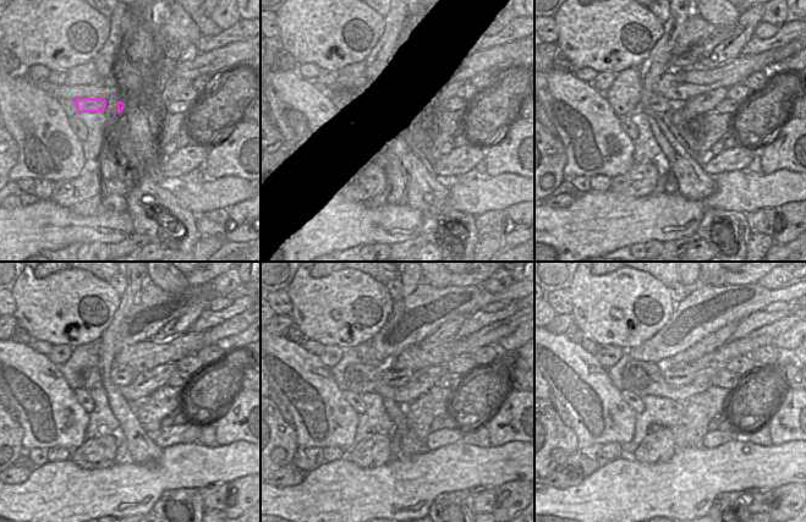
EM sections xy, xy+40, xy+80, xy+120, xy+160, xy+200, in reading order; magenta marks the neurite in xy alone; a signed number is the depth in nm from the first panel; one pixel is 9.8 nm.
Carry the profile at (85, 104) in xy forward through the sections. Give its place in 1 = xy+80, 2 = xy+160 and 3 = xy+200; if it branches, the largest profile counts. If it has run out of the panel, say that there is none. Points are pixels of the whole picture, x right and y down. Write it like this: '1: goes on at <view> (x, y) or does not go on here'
1: goes on at xy+80 (651, 103)
2: goes on at xy+160 (391, 377)
3: goes on at xy+200 (675, 374)

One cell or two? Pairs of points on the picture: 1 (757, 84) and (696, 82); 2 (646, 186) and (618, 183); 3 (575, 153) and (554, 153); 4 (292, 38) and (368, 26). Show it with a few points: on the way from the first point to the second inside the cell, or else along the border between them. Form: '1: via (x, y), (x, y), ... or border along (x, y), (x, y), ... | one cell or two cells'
1: border along (767, 72), (761, 70), (754, 71), (741, 82) | two cells
2: via (639, 185), (625, 185) | one cell
3: border along (557, 137), (565, 152), (563, 175), (566, 179) | two cells
4: via (311, 31), (350, 29) | one cell

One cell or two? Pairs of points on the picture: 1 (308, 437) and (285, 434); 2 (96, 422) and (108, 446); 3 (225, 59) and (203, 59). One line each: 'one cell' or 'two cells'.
1: two cells
2: two cells
3: one cell

